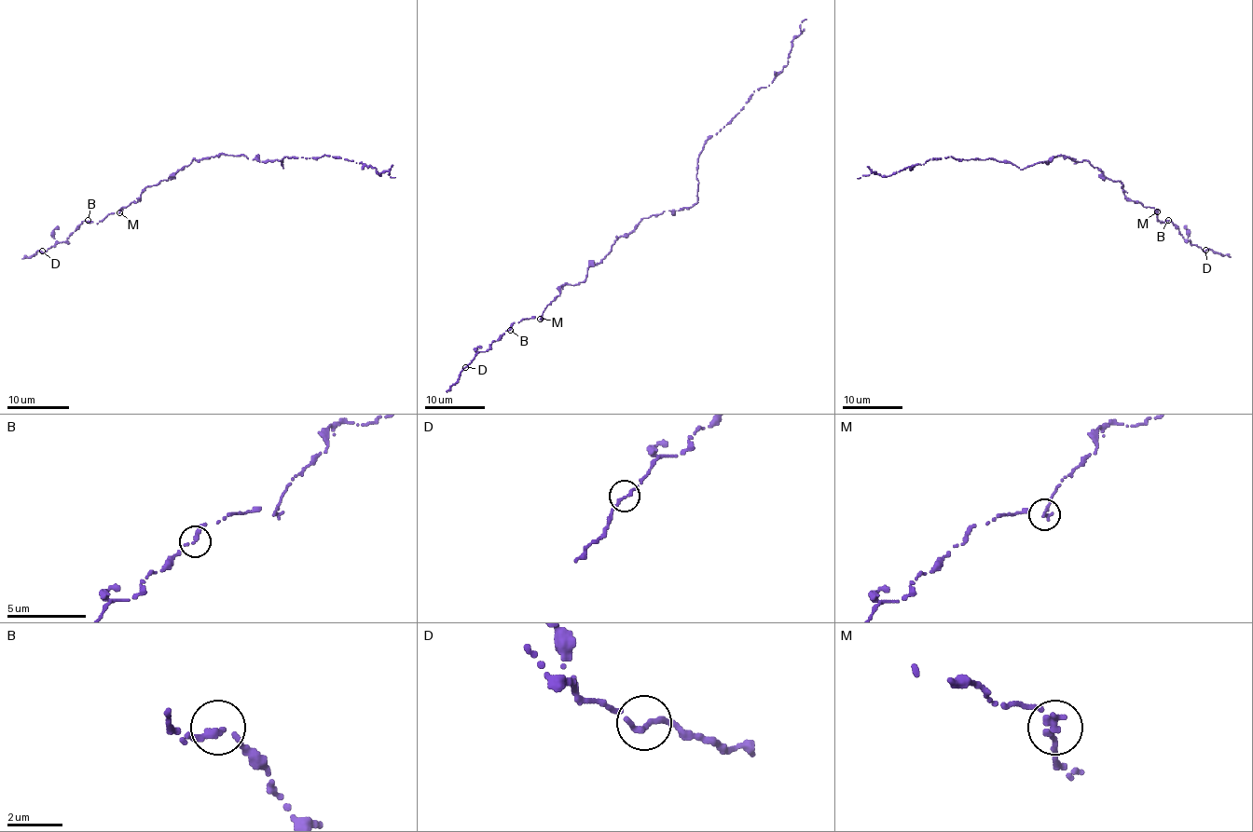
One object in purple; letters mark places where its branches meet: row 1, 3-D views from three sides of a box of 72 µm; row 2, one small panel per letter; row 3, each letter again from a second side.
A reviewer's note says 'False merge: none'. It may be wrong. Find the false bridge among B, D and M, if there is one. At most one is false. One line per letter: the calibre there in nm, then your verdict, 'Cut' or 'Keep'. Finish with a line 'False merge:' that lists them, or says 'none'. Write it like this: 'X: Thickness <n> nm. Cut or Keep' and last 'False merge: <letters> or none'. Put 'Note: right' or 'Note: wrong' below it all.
B: Thickness 280 nm. Keep
D: Thickness 200 nm. Keep
M: Thickness 200 nm. Keep
False merge: none
Note: right

